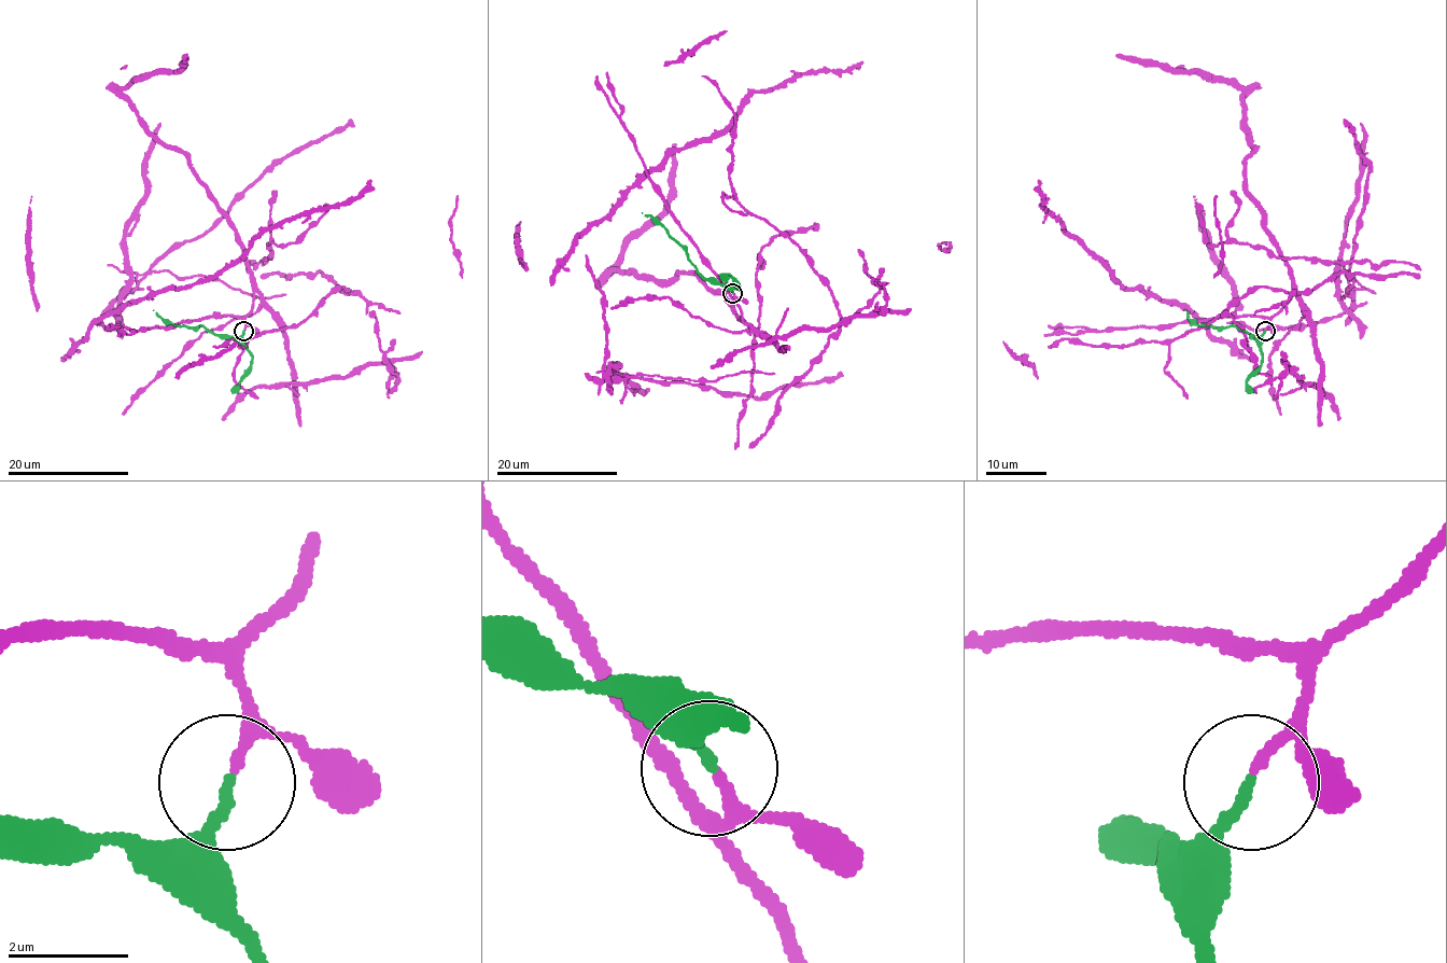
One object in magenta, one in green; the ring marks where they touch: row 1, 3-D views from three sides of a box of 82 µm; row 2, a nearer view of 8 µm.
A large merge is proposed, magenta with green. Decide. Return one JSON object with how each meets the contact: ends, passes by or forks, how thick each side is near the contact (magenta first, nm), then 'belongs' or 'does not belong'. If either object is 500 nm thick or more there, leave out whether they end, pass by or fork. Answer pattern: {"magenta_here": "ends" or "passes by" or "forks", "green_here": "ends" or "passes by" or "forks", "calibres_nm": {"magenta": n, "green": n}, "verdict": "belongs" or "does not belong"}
{"magenta_here": "ends", "green_here": "ends", "calibres_nm": {"magenta": 160, "green": 180}, "verdict": "belongs"}

